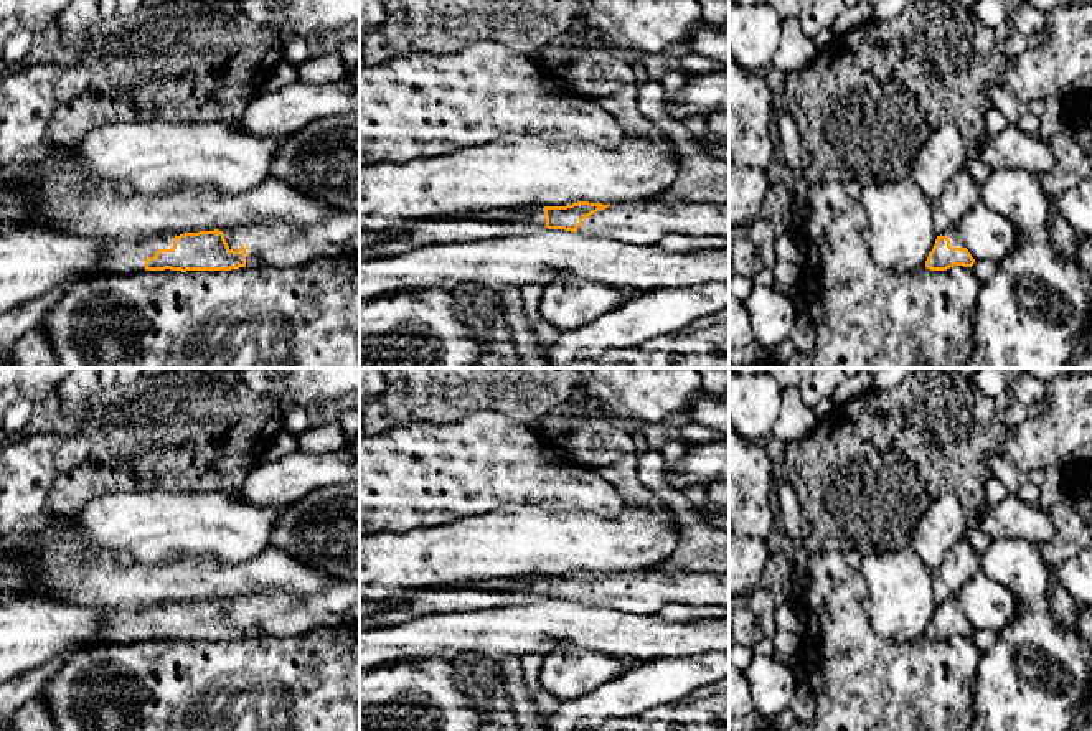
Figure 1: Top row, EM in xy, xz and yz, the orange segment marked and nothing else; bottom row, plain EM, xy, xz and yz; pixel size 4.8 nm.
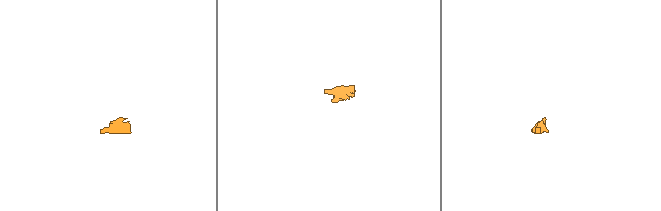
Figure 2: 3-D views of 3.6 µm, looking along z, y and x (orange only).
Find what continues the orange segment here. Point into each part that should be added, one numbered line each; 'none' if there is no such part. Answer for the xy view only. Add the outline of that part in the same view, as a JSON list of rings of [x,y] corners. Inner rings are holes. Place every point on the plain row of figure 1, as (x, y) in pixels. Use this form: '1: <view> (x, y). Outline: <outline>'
1: xy (337, 604). Outline: [[[335,581],[313,594],[251,594],[223,604],[231,620],[246,617],[246,637],[297,637],[320,627],[358,624],[360,582]]]
2: xy (124, 626). Outline: [[[185,602],[153,604],[140,609],[104,609],[107,625],[94,635],[97,647],[145,640],[145,629],[158,619],[172,619],[173,607]]]

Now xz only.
1: xz (527, 591). Outline: [[[539,576],[523,578],[506,589],[424,589],[396,609],[360,619],[360,630],[396,625],[427,614],[528,606],[541,599],[546,599],[546,586]]]
2: xz (644, 591). Outline: [[[660,566],[599,579],[582,589],[577,602],[648,615],[657,615],[668,604],[729,607],[729,573],[661,571]]]

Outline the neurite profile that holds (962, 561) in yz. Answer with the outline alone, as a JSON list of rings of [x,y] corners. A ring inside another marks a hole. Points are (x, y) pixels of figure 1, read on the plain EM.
[[[962,538],[947,551],[942,564],[932,571],[935,604],[940,606],[947,599],[957,597],[978,571],[981,571],[981,554],[967,538]]]

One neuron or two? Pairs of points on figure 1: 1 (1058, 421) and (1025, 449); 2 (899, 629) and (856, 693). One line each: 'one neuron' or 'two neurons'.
1: one neuron
2: two neurons

